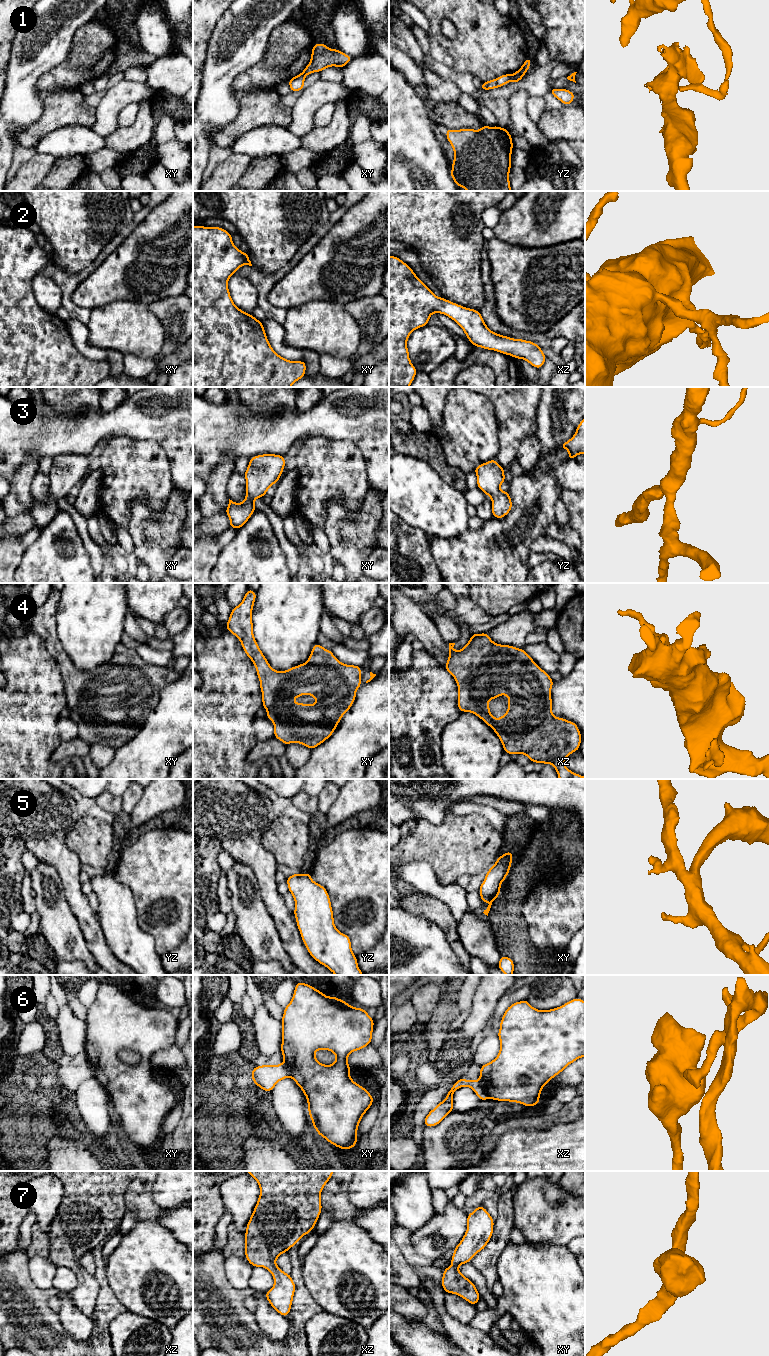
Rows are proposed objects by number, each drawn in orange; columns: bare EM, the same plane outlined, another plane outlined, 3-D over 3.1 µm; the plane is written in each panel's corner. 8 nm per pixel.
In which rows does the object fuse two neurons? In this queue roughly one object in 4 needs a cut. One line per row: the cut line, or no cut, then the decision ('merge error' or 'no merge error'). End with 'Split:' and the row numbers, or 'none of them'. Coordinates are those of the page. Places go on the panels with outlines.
1: cut in yz along (514, 73), (523, 74); merge error
2: no cut; no merge error
3: no cut; no merge error
4: no cut; no merge error
5: no cut; no merge error
6: cut in xz along (479, 1079), (489, 1097); merge error
7: no cut; no merge error
Split: 1, 6

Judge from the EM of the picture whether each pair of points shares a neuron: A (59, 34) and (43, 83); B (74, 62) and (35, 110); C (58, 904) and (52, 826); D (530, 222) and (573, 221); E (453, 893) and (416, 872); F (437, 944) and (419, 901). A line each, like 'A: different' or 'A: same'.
A: different
B: different
C: different
D: same
E: same
F: different

